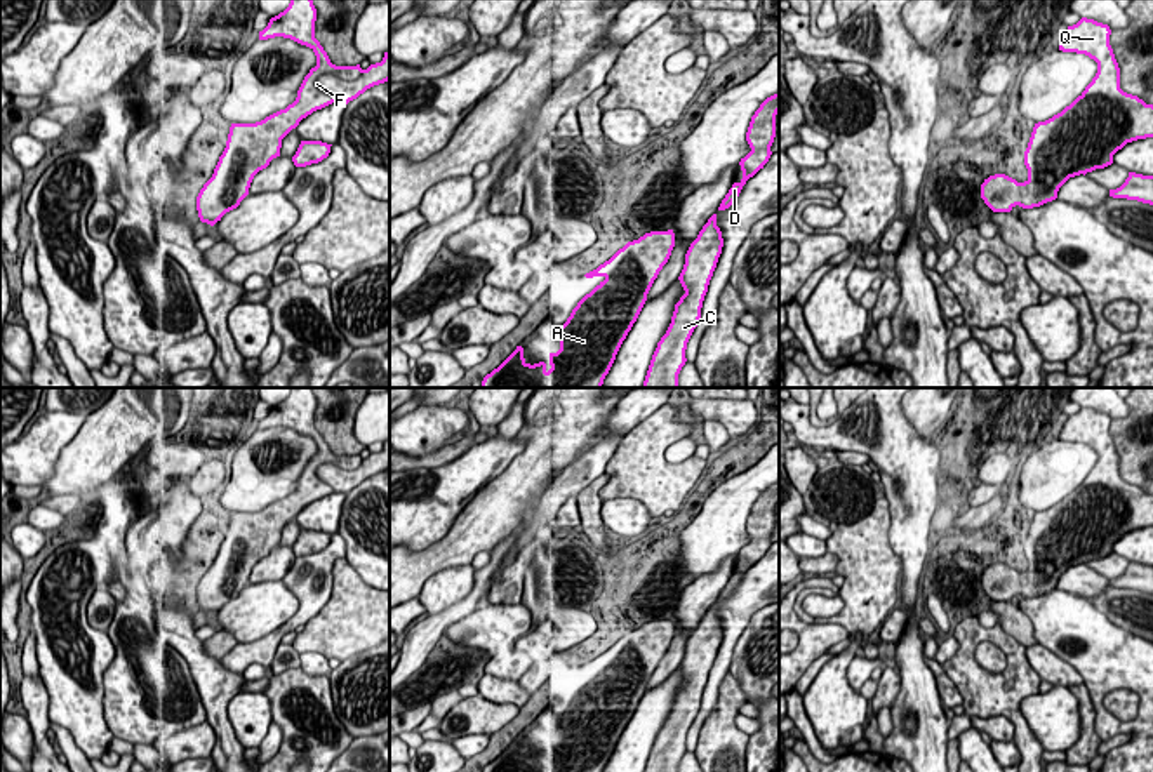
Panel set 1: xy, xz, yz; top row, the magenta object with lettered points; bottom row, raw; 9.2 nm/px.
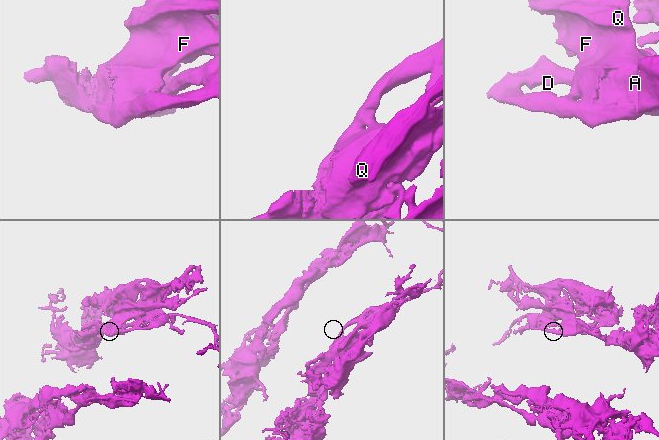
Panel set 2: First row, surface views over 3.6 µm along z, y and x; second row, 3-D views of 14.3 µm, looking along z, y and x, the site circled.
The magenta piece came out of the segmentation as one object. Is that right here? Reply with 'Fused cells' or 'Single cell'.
Single cell

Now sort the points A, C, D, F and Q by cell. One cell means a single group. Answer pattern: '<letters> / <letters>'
A C D F Q

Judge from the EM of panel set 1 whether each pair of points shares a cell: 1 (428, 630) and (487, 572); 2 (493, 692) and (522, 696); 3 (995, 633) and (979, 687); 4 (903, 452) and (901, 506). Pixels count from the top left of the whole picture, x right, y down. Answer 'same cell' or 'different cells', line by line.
1: same cell
2: same cell
3: same cell
4: same cell

